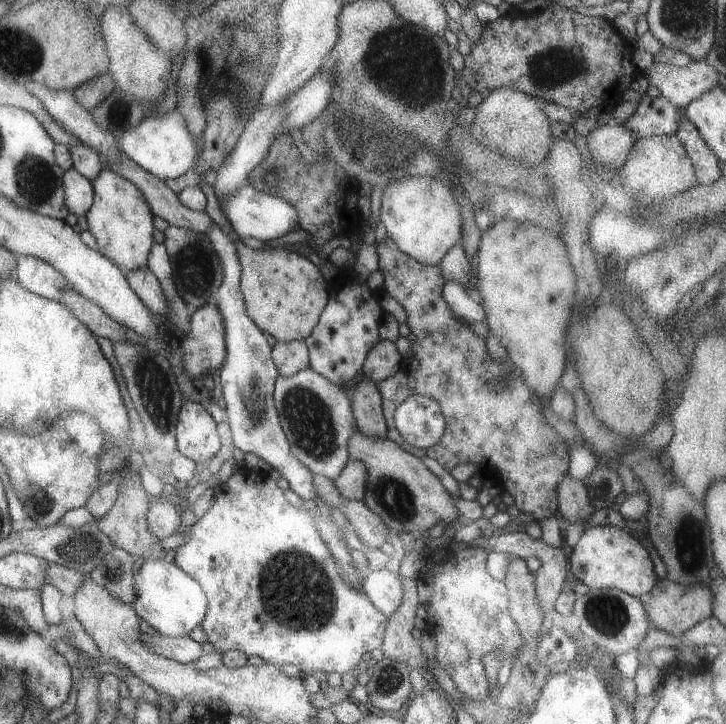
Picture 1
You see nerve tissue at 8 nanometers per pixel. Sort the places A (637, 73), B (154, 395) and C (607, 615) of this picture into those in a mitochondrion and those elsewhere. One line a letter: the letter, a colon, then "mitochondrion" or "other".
A: other
B: mitochondrion
C: mitochondrion

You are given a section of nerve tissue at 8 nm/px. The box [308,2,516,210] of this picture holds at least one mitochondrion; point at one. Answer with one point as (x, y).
(406, 63)

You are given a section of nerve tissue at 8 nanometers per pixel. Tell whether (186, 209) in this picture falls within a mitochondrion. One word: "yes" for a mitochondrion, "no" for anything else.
no

